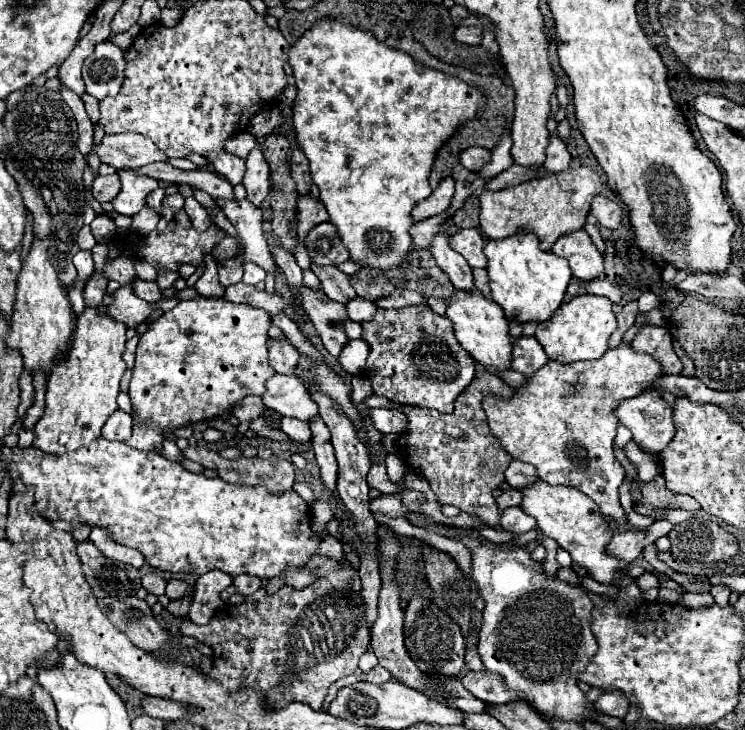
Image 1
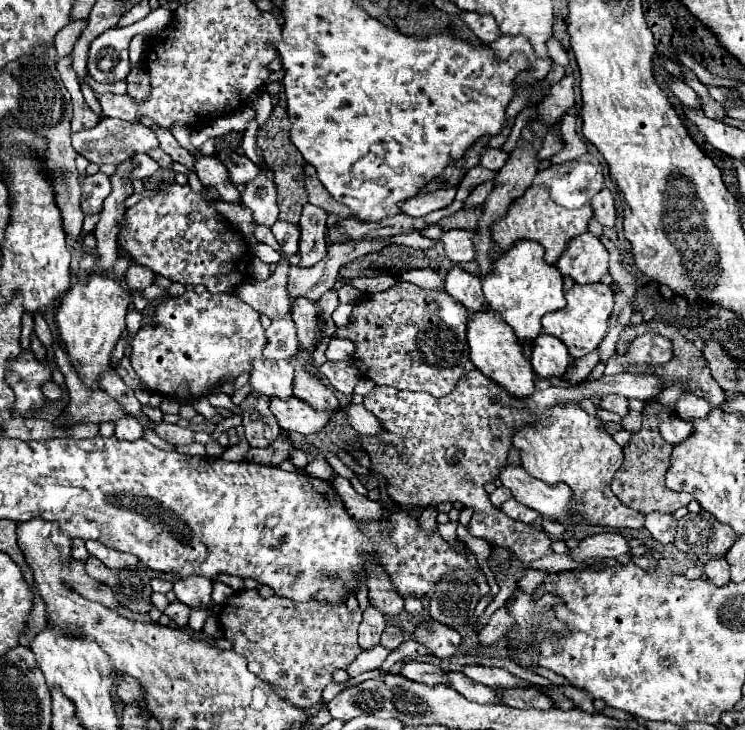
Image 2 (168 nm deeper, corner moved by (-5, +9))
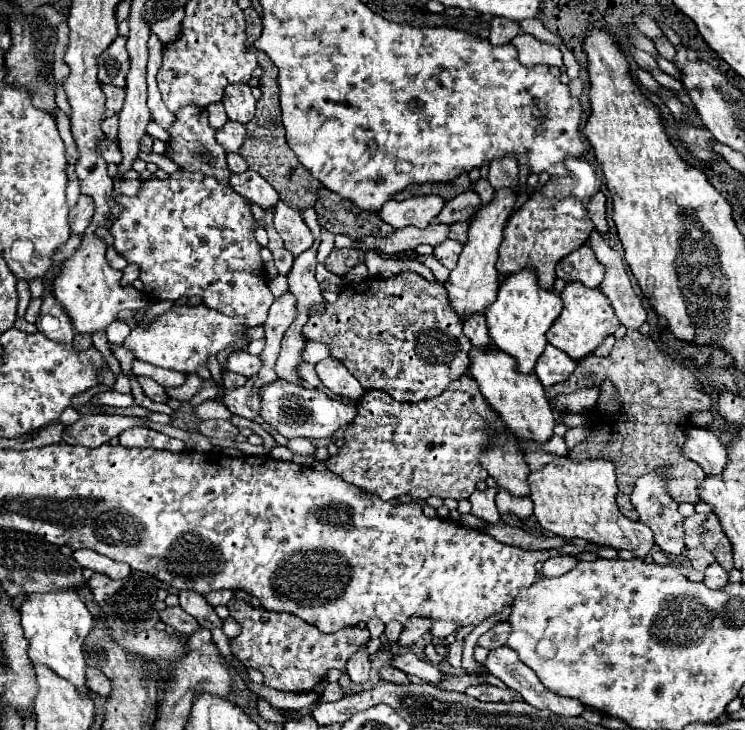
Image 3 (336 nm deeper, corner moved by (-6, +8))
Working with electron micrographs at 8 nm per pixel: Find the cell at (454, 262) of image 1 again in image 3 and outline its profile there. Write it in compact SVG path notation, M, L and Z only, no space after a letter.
M472 313L464 319L464 333L466 333L466 337L472 339L472 345L476 349L490 345L488 327L486 327L486 319L482 313Z

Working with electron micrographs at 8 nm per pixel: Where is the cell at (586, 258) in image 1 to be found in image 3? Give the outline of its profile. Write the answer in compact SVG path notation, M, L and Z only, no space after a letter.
M582 245L576 251L572 251L570 255L566 255L556 265L556 275L568 283L580 281L586 287L596 289L606 275L606 267L596 259L594 251L588 245Z

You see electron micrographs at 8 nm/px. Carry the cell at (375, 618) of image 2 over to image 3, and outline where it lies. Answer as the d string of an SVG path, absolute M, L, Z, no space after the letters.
M362 645L350 659L348 659L348 667L346 673L350 675L350 679L354 683L364 683L370 675L370 653L368 653L368 645Z

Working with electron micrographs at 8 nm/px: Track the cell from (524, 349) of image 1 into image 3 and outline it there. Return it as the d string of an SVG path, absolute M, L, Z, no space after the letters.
M548 343L534 367L534 373L538 375L538 379L544 387L550 387L560 381L566 381L574 369L576 369L576 361L570 359L562 349L552 347Z

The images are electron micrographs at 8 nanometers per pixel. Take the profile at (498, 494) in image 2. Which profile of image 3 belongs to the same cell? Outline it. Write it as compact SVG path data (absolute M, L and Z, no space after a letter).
M488 487L484 491L474 491L470 495L470 503L472 503L472 515L488 521L488 523L500 523L502 517L496 509L494 497L498 493L498 487Z

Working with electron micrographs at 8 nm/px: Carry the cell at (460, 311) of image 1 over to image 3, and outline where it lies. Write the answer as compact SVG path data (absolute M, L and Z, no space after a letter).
M488 345L486 349L476 349L476 353L470 357L470 375L478 381L482 395L502 415L512 433L524 441L538 443L544 443L552 437L556 417L544 395L544 387L538 383L534 373L520 373L518 363L510 355L496 349L494 345Z

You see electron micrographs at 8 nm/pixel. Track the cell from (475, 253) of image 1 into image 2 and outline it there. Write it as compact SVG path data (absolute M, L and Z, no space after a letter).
M449 230L443 232L443 248L445 248L445 256L451 262L469 262L475 258L475 250L473 250L473 232L471 230Z

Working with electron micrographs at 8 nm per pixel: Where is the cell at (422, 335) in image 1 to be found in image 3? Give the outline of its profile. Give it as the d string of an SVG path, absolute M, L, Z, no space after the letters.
M400 273L390 279L366 279L348 283L336 303L328 303L322 315L314 313L304 327L310 341L330 345L332 357L342 361L346 369L362 383L364 389L384 389L398 401L422 401L436 397L448 389L452 381L468 373L470 339L462 331L462 319L450 305L448 291L440 281L426 281L418 273Z

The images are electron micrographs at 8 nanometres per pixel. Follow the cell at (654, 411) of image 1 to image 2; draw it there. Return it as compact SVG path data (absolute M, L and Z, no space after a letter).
M671 416L669 420L661 422L659 430L661 430L661 436L669 444L677 446L677 442L685 442L685 438L689 438L689 434L693 434L693 424L687 420L681 420L679 416Z

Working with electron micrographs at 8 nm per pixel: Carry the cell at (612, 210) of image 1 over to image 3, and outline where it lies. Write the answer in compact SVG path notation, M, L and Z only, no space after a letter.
M596 193L592 197L592 201L588 203L588 213L590 213L590 219L592 219L594 227L600 233L606 233L608 223L606 223L606 197L604 197L604 193Z

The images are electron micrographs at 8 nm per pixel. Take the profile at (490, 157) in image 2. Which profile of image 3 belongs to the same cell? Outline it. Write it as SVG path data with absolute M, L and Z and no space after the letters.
M506 155L500 159L494 159L490 163L490 171L488 171L488 181L494 189L502 189L502 187L518 187L518 161L514 161L516 157Z

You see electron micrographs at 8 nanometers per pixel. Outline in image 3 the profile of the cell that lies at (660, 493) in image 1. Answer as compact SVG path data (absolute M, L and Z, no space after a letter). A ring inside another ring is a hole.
M628 331L622 339L616 339L616 345L608 357L588 355L580 367L570 375L568 381L552 385L546 389L546 397L554 399L560 393L574 393L584 385L600 385L602 379L610 379L618 387L618 395L622 401L618 415L600 417L594 425L592 437L584 443L576 445L570 451L572 459L586 457L604 457L616 463L618 484L618 507L624 517L630 521L638 519L636 507L630 503L630 493L636 481L648 471L656 471L658 467L666 467L666 491L668 495L680 503L698 503L698 479L702 479L704 471L698 463L686 459L682 451L678 451L678 443L682 443L686 429L690 427L690 413L712 409L712 397L702 389L700 381L694 375L694 369L678 363L670 355L662 353L650 335L642 335L640 331ZM594 375L594 381L584 377Z

